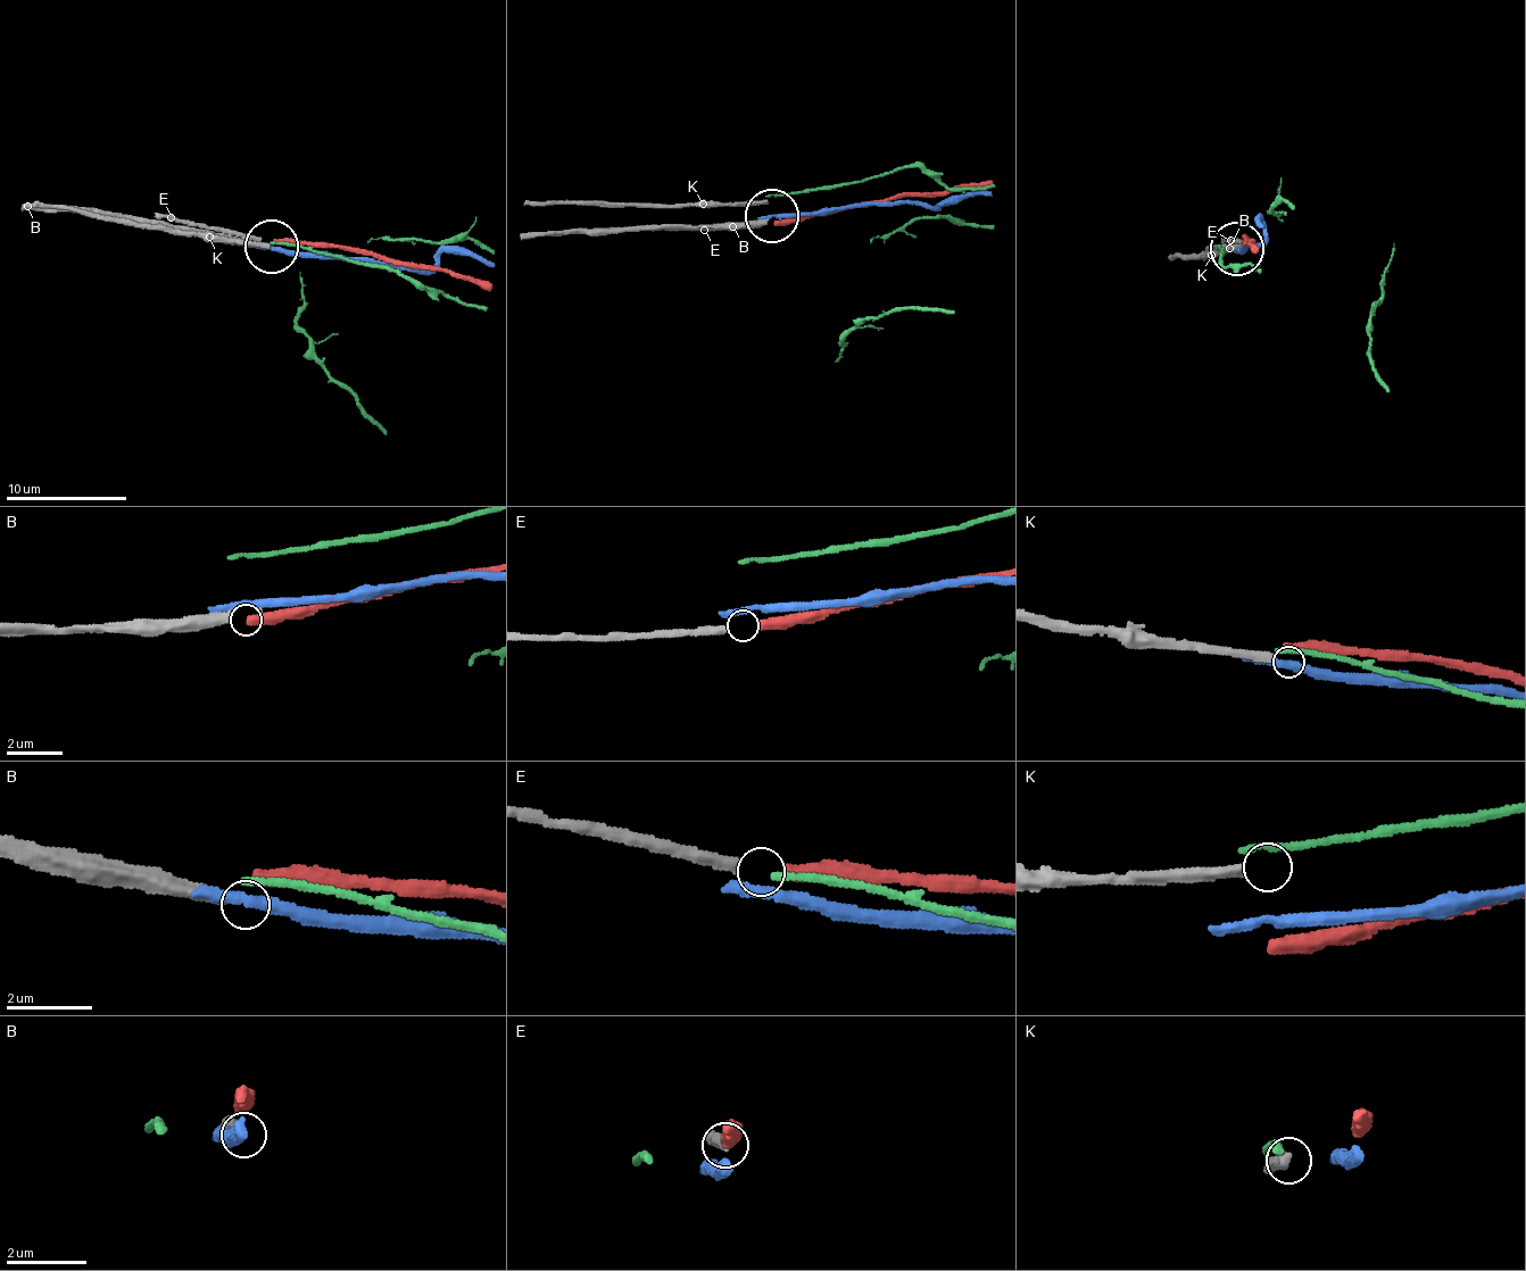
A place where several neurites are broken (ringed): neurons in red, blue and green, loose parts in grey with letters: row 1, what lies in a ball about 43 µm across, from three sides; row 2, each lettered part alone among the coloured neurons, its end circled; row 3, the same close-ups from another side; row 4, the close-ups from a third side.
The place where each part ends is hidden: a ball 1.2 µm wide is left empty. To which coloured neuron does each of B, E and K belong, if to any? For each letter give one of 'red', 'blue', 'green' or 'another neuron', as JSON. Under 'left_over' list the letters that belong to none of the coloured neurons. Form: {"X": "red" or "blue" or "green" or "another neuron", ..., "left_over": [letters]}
{"B": "another neuron", "E": "red", "K": "another neuron", "left_over": ["B", "K"]}

